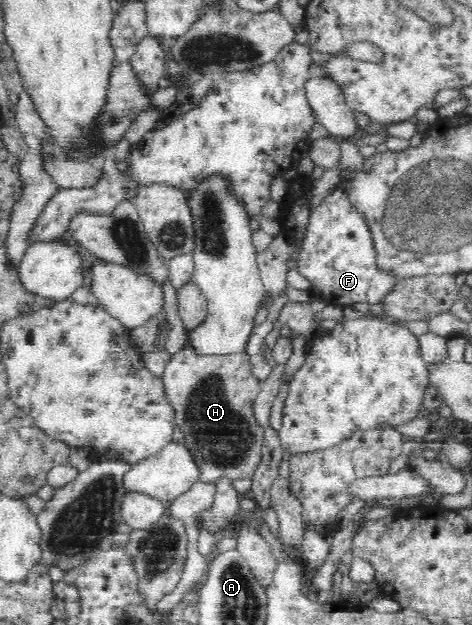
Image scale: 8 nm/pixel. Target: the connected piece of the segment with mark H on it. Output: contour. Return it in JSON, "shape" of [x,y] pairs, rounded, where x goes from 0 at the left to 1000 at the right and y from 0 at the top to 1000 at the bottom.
{"shape":[[[398,544],[386,560],[354,573],[345,595],[345,614],[356,642],[371,654],[371,672],[390,696],[390,715],[409,731],[422,754],[422,770],[456,773],[462,766],[487,768],[534,763],[538,749],[553,733],[559,706],[559,682],[540,669],[536,656],[542,634],[553,627],[555,611],[547,610],[525,584],[525,568],[415,568]]]}

